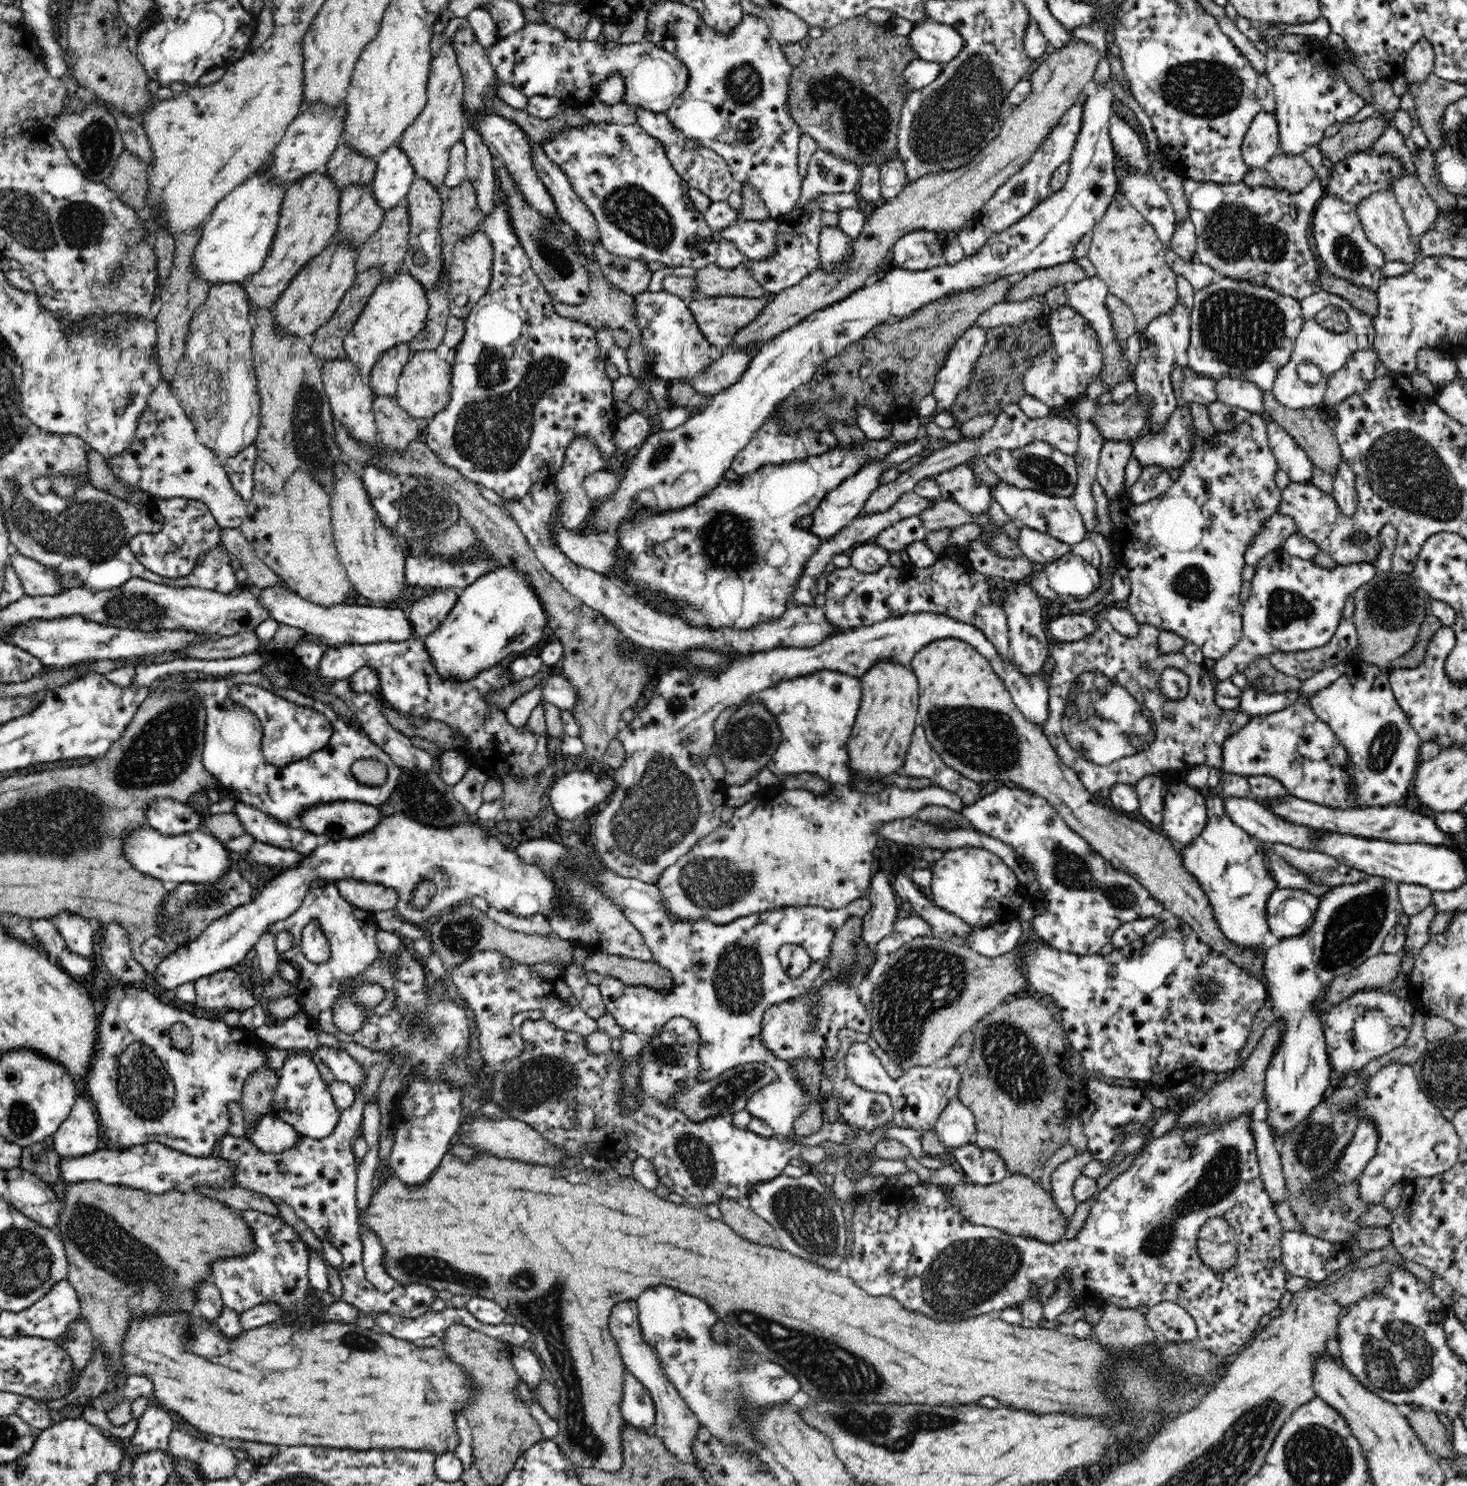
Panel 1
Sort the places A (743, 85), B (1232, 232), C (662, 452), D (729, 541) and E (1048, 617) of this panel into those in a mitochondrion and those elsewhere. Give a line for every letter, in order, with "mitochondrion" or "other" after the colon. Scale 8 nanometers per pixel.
A: mitochondrion
B: mitochondrion
C: mitochondrion
D: mitochondrion
E: other

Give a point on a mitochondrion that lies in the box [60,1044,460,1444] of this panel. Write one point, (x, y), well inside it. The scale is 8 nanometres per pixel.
(101, 1240)

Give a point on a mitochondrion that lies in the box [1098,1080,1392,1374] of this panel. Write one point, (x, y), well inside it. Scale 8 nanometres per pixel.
(1221, 1174)

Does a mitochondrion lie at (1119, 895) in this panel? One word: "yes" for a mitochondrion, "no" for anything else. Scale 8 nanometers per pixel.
yes

